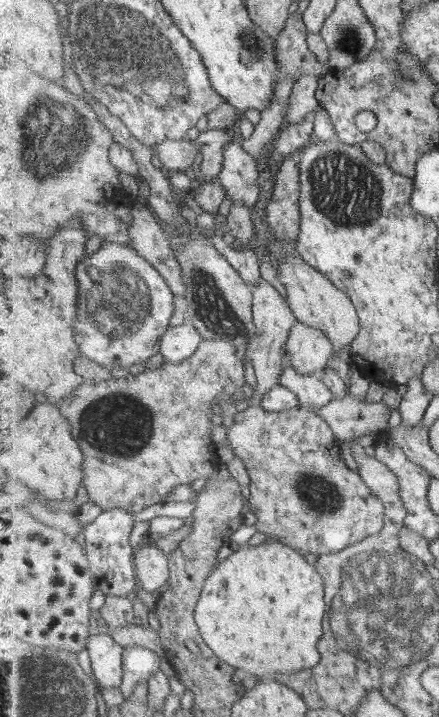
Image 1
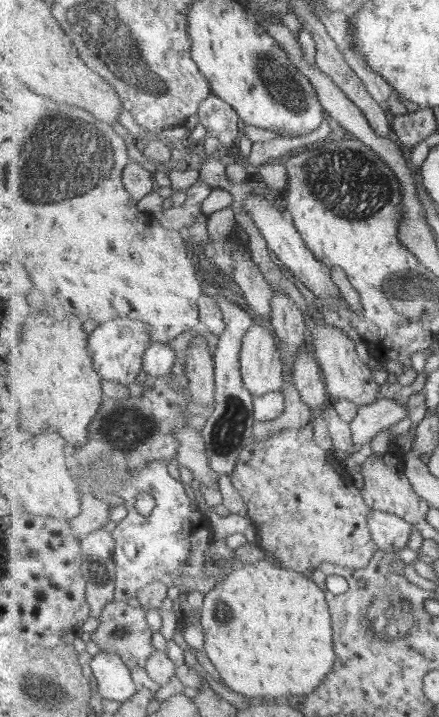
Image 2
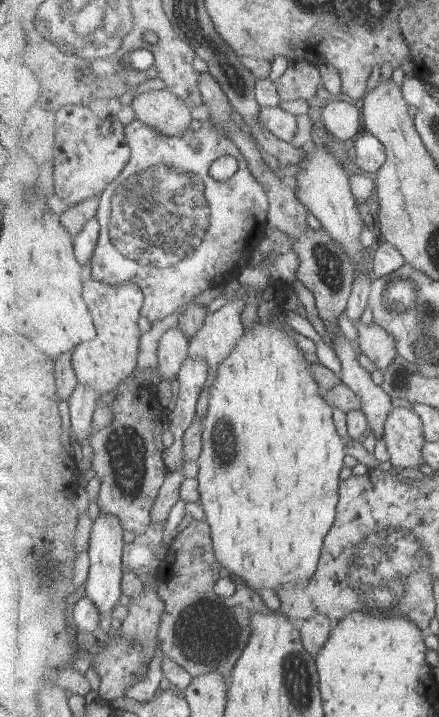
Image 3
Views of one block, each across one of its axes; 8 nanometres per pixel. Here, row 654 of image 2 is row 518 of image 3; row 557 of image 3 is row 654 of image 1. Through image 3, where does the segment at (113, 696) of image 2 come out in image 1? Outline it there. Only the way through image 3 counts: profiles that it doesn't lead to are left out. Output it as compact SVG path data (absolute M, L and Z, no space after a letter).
M92 633L88 638L87 650L94 680L100 687L121 688L125 648L117 644L107 633Z

